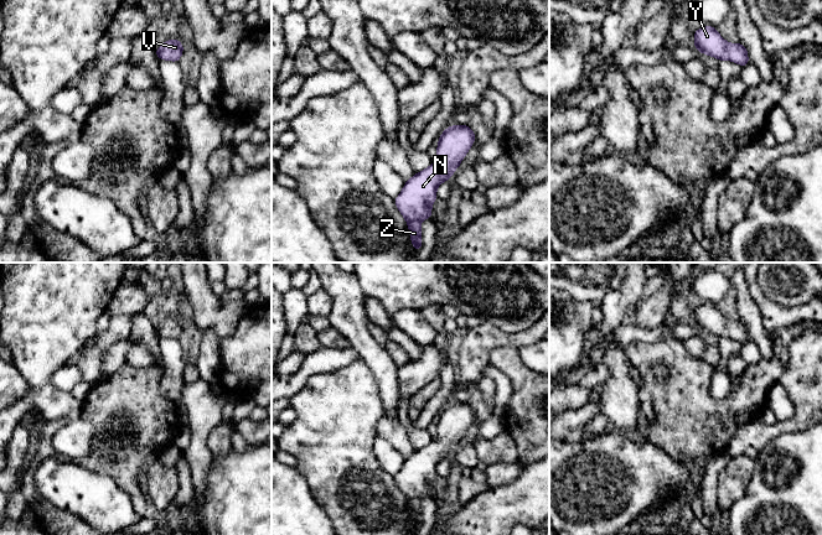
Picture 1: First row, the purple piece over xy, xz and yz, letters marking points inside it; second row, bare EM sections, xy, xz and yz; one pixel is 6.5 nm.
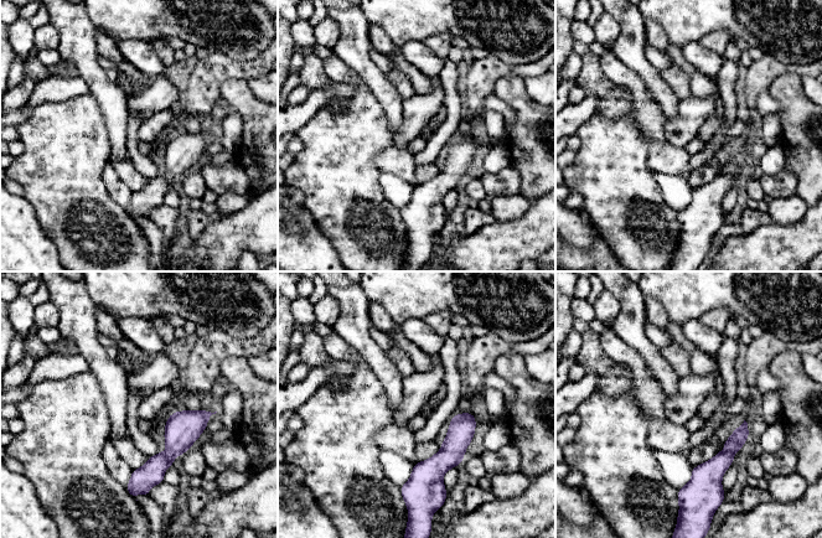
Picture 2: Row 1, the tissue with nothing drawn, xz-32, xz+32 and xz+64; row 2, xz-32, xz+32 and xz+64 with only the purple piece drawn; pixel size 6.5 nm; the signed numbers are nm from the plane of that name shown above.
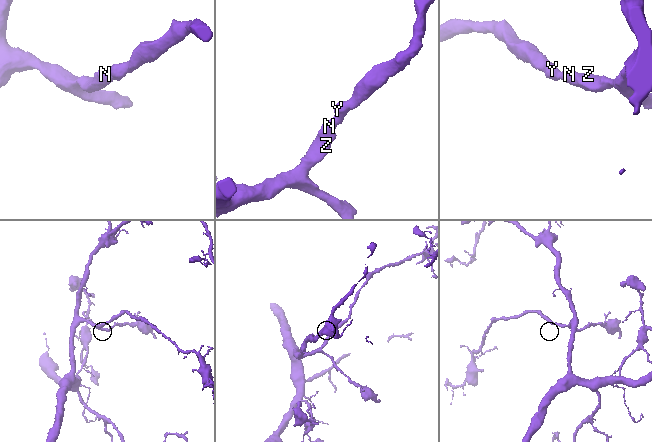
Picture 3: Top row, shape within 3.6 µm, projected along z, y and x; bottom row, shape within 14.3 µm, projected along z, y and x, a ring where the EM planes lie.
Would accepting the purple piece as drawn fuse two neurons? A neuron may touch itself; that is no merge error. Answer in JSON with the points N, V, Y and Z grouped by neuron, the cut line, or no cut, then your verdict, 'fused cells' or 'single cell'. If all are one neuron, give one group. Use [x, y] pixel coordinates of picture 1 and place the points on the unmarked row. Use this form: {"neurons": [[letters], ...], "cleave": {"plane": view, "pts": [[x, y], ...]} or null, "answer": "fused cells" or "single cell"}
{"neurons": [["N", "V", "Y", "Z"]], "cleave": null, "answer": "single cell"}

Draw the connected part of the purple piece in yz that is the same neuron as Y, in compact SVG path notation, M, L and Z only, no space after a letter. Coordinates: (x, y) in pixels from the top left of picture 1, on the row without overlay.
M705 302L693 308L693 323L699 331L718 336L720 339L729 337L743 344L749 343L748 327L743 321L728 321L715 305Z

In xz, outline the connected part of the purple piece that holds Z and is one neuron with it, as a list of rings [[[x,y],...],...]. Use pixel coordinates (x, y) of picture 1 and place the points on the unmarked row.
[[[466,401],[448,404],[439,414],[436,438],[405,458],[402,469],[394,476],[398,488],[407,498],[415,530],[423,521],[420,498],[433,497],[431,483],[438,477],[438,463],[450,457],[475,416],[475,410]]]

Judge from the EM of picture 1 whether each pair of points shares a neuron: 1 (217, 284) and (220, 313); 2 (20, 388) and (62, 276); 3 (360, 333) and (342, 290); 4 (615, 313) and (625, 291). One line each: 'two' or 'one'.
1: two
2: two
3: one
4: one

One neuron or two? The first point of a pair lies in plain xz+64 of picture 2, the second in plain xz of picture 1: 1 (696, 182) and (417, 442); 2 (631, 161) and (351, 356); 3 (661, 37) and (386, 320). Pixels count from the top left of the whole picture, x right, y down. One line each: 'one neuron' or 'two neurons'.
1: one neuron
2: two neurons
3: one neuron

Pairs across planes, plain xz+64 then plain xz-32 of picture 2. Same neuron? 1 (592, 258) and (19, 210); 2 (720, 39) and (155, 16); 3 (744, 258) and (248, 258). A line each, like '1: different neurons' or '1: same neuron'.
1: same neuron
2: different neurons
3: different neurons

